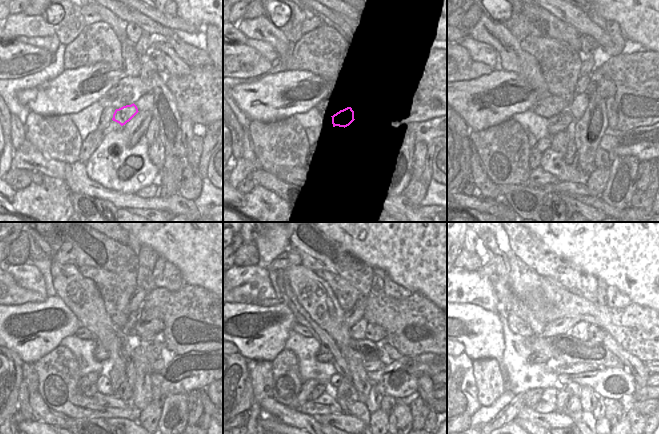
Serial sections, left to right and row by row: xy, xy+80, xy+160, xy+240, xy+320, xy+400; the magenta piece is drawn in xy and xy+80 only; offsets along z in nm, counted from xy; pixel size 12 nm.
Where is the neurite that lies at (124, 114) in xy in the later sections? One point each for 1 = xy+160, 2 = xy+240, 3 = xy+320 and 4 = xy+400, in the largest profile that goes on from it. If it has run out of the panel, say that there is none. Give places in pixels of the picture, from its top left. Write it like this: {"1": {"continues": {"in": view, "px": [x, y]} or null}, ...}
{"1": {"continues": {"in": "xy+160", "px": [563, 121]}}, "2": {"continues": {"in": "xy+240", "px": [101, 353]}}, "3": {"continues": {"in": "xy+320", "px": [323, 355]}}, "4": {"continues": {"in": "xy+400", "px": [535, 357]}}}

